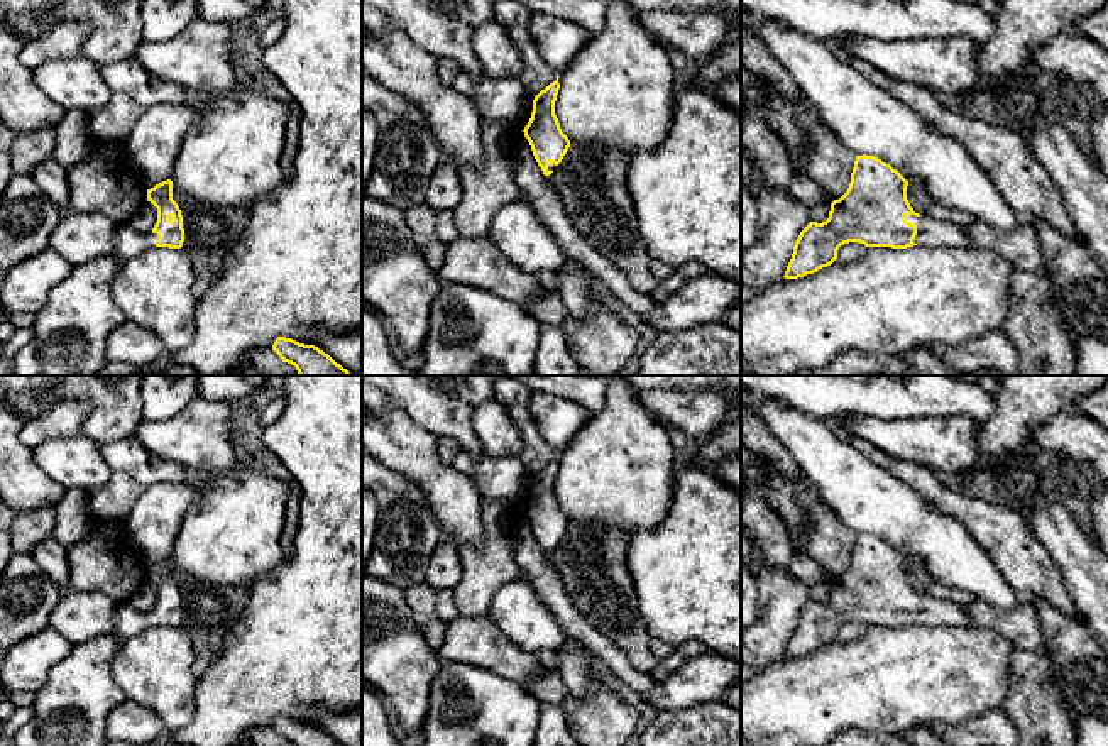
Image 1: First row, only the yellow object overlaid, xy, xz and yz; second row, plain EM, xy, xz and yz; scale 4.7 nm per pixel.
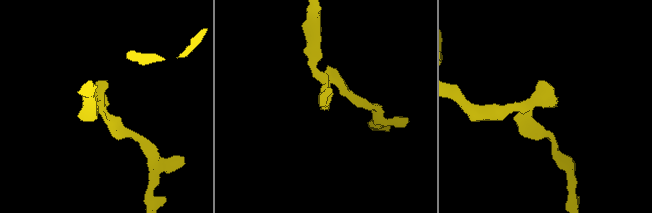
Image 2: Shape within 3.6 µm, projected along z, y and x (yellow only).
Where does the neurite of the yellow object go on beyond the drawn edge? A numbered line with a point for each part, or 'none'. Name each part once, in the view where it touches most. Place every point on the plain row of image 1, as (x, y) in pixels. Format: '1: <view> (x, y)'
1: yz (934, 613)

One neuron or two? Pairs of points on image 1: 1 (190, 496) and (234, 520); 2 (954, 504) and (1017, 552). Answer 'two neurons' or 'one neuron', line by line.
1: two neurons
2: one neuron

